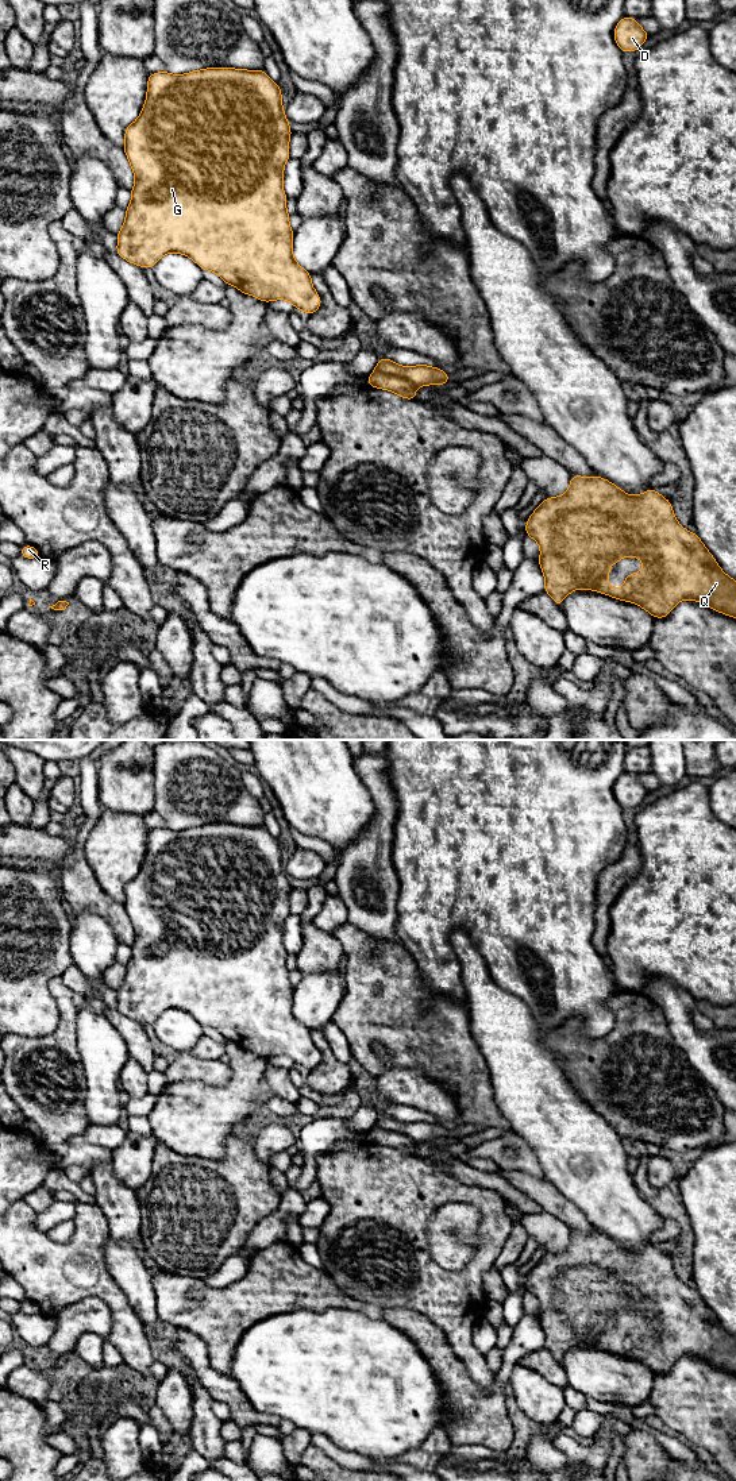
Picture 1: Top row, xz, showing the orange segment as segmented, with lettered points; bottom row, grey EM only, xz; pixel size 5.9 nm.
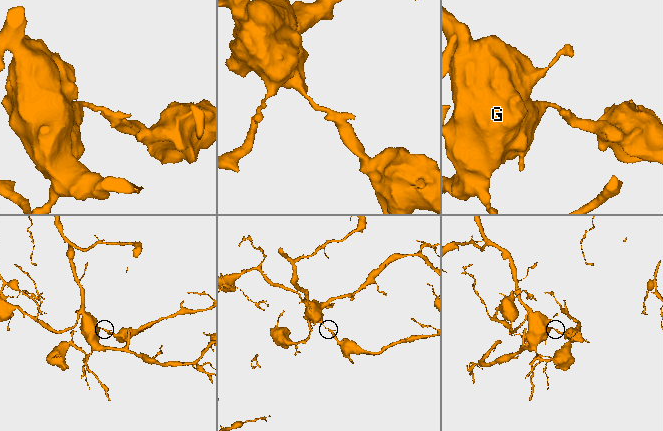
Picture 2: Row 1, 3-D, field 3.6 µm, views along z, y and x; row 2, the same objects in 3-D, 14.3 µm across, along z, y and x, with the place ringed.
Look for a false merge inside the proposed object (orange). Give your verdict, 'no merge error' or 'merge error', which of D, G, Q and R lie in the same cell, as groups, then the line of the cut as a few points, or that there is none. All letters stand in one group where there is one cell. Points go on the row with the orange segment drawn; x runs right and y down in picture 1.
merge error; groups D G R / Q; cut xz (376, 367), (405, 377), (416, 386)

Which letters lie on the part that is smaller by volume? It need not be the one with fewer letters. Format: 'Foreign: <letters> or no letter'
Foreign: Q

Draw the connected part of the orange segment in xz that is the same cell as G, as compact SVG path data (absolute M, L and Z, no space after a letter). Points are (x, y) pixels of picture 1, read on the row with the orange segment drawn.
M207 68L181 76L174 76L166 70L150 74L147 78L147 95L142 112L124 131L126 144L123 149L134 171L135 185L131 189L131 203L126 208L124 224L116 234L116 254L142 269L153 269L158 259L165 254L178 252L189 257L204 271L211 270L216 273L226 285L232 285L243 294L257 297L266 304L273 300L288 300L296 309L304 311L308 316L320 309L321 298L312 286L312 275L293 258L294 231L289 225L290 215L286 212L288 197L282 189L284 166L290 158L289 138L293 134L288 122L282 108L280 85L275 84L263 69L244 70L234 68Z

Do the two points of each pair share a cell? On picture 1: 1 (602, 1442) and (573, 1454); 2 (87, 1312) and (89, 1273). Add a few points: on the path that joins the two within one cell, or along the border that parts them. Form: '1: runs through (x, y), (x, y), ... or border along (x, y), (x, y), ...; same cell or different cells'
1: runs through (596, 1449), (590, 1454), (580, 1454); same cell
2: border along (60, 1311), (87, 1298), (99, 1298), (112, 1318); different cells

